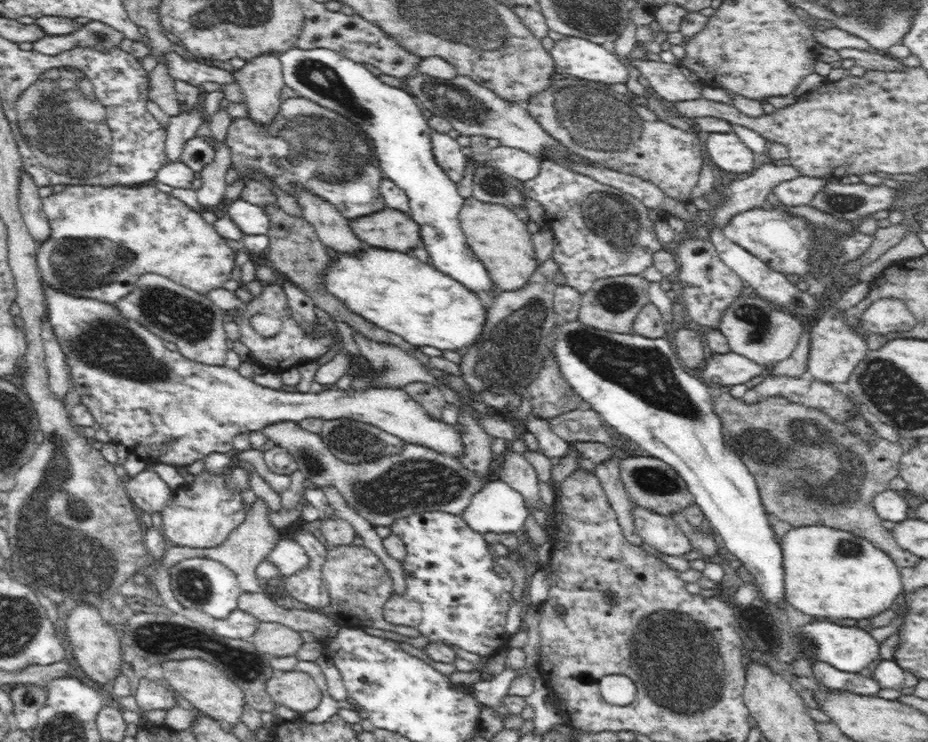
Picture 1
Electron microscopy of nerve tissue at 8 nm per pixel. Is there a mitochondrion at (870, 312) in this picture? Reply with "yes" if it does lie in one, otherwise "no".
no

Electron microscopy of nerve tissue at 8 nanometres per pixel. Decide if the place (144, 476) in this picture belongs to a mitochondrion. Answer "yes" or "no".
no

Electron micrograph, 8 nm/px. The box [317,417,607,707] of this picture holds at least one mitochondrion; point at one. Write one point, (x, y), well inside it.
(421, 483)

